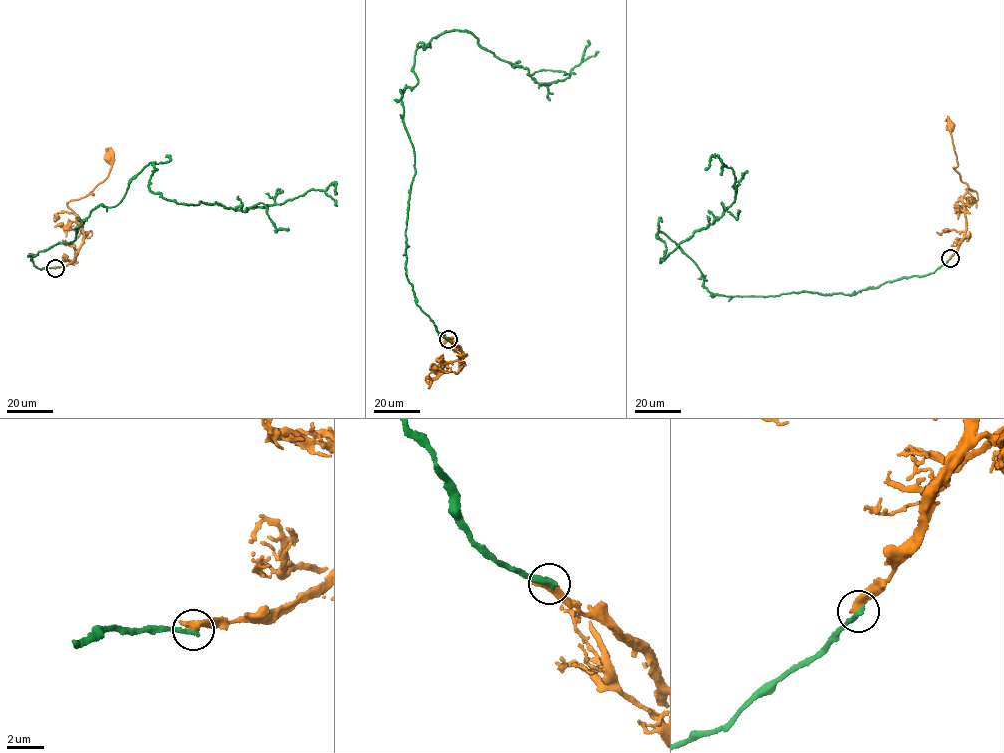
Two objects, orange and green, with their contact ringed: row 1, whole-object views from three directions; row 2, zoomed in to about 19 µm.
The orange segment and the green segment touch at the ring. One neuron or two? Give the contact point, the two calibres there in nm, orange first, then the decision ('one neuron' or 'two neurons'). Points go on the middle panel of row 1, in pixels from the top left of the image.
at (448, 339); 500 nm thick on the orange side, 340 nm on the other; two neurons

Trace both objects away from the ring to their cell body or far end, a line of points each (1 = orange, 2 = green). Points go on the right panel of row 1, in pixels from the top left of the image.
1: (950, 258), (966, 228), (962, 196), (968, 187), (953, 167), (958, 164), (950, 127)
2: (950, 258), (855, 293), (710, 293), (656, 237), (660, 262), (735, 201), (731, 168), (714, 155), (705, 170)

